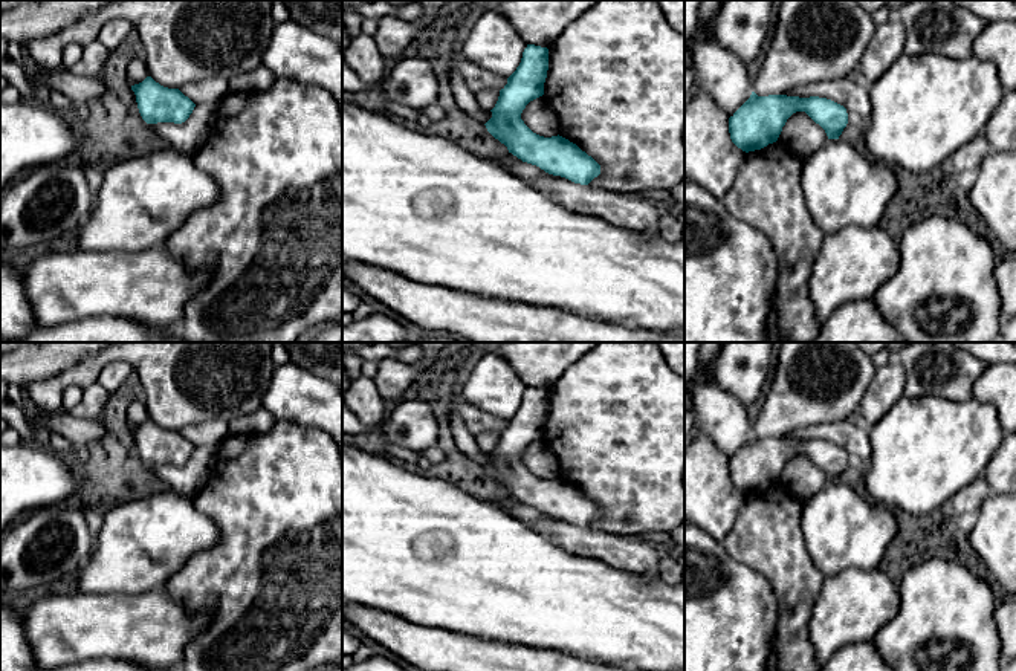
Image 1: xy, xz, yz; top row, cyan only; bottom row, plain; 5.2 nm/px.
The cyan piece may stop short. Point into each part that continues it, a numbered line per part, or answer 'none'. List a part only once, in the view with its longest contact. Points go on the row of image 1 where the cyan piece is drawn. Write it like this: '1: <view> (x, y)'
none

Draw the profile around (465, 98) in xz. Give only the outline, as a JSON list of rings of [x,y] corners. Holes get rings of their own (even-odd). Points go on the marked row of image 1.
[[[451,72],[449,83],[458,109],[461,109],[483,124],[486,124],[492,118],[490,110],[484,110],[477,104],[475,95],[468,89],[460,73]]]

